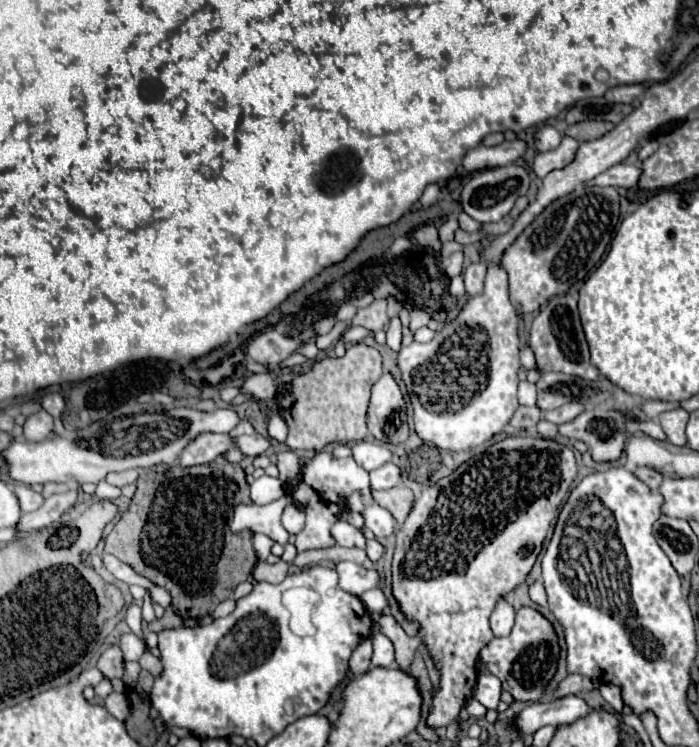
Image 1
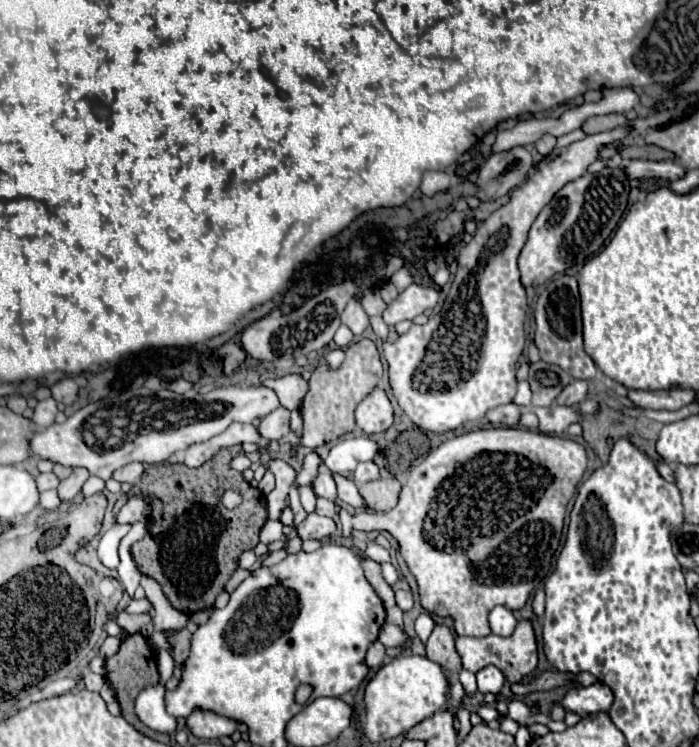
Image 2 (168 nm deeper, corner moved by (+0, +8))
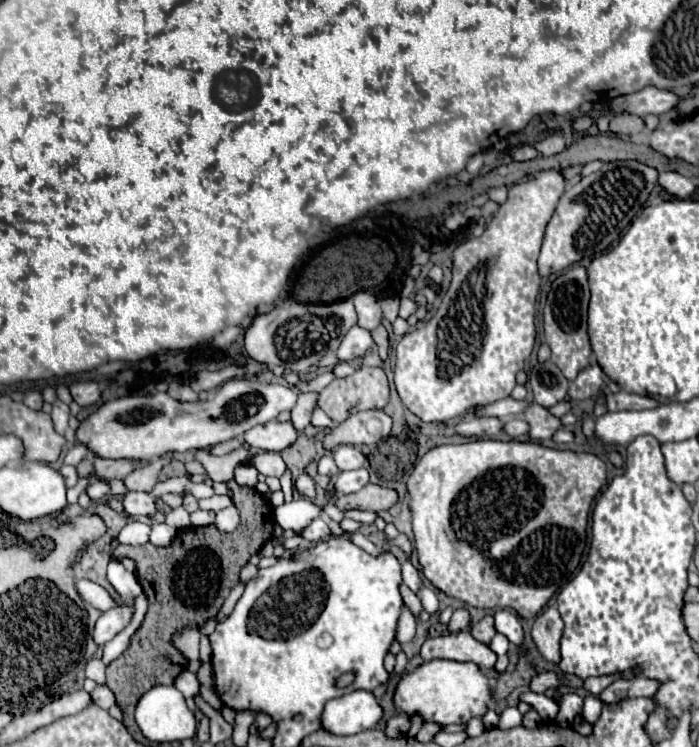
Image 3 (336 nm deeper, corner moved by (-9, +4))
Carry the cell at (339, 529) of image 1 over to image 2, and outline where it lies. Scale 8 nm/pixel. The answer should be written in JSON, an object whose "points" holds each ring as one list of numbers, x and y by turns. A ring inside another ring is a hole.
{"points":[[308,514,298,526,298,536,302,540,310,540,310,538,322,540,322,538,328,538,330,534,334,534,334,530,336,530,336,524,334,524,332,518]]}

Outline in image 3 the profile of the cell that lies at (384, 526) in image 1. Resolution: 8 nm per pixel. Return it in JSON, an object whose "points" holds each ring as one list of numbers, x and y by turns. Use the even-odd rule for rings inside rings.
{"points":[[323,456,321,460,319,460,319,474,325,474,325,476,339,476,339,468,335,466,335,462,333,462,333,458,331,456]]}

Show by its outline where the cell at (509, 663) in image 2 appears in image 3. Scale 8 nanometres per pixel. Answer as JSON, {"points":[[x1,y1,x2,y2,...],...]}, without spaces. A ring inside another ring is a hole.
{"points":[[469,632,429,638,421,648,421,656,423,660,445,658,457,662,473,662,485,672,489,672,497,662,497,654,487,644,475,640]]}

